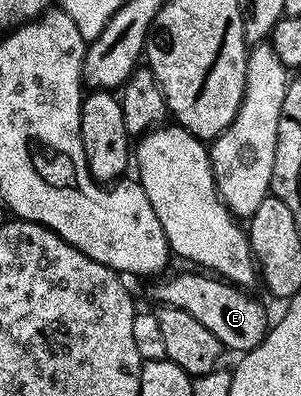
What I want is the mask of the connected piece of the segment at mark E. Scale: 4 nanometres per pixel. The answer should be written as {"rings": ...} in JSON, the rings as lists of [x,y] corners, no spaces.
{"rings":[[[183,272],[172,280],[160,279],[160,284],[155,288],[158,303],[172,304],[193,314],[193,318],[197,318],[197,322],[201,322],[205,330],[213,330],[224,349],[231,351],[232,348],[233,351],[239,352],[238,354],[252,352],[267,337],[269,320],[267,324],[266,310],[247,293],[250,291],[214,275],[195,272]]]}

